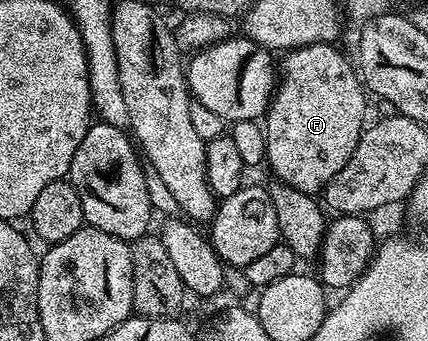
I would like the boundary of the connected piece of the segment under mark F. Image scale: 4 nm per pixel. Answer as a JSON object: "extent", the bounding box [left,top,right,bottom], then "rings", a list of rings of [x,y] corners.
{"extent":[265,43,368,195],"rings":[[[314,43],[308,47],[296,47],[294,51],[288,51],[282,56],[281,62],[277,67],[277,86],[275,94],[271,96],[271,106],[267,109],[265,116],[265,163],[271,166],[271,171],[278,182],[289,185],[293,189],[299,189],[306,195],[315,195],[322,192],[328,183],[333,181],[333,177],[337,177],[337,173],[341,173],[341,169],[345,169],[345,165],[349,161],[349,157],[353,157],[353,149],[357,149],[357,141],[363,136],[367,119],[367,99],[368,92],[365,90],[360,72],[338,51],[335,43]]]}

